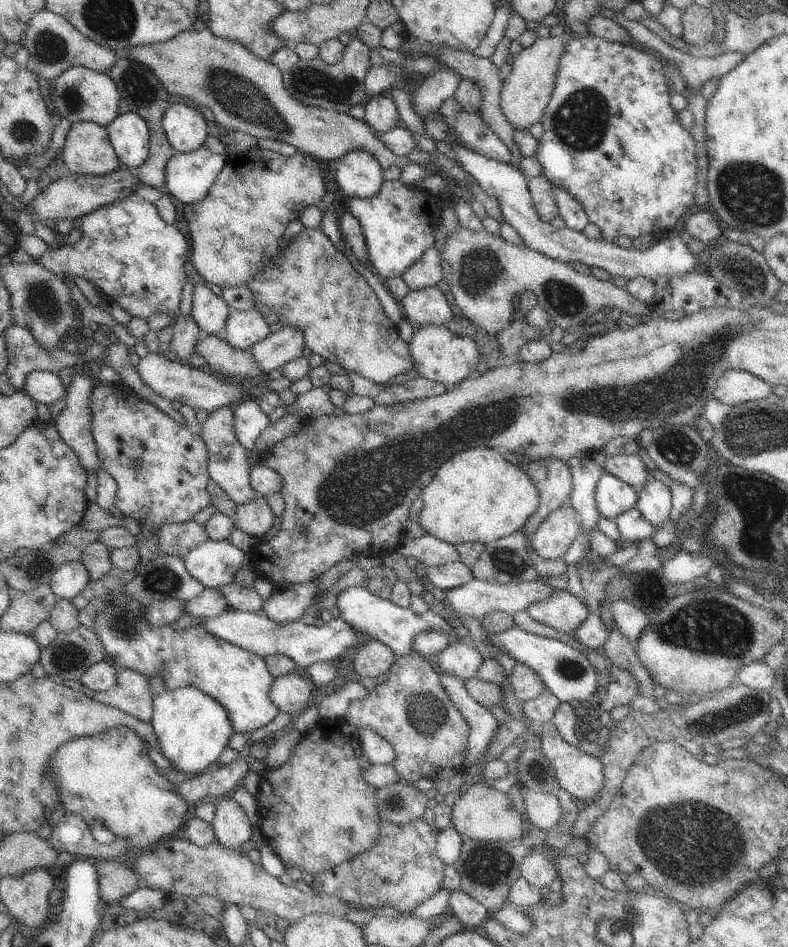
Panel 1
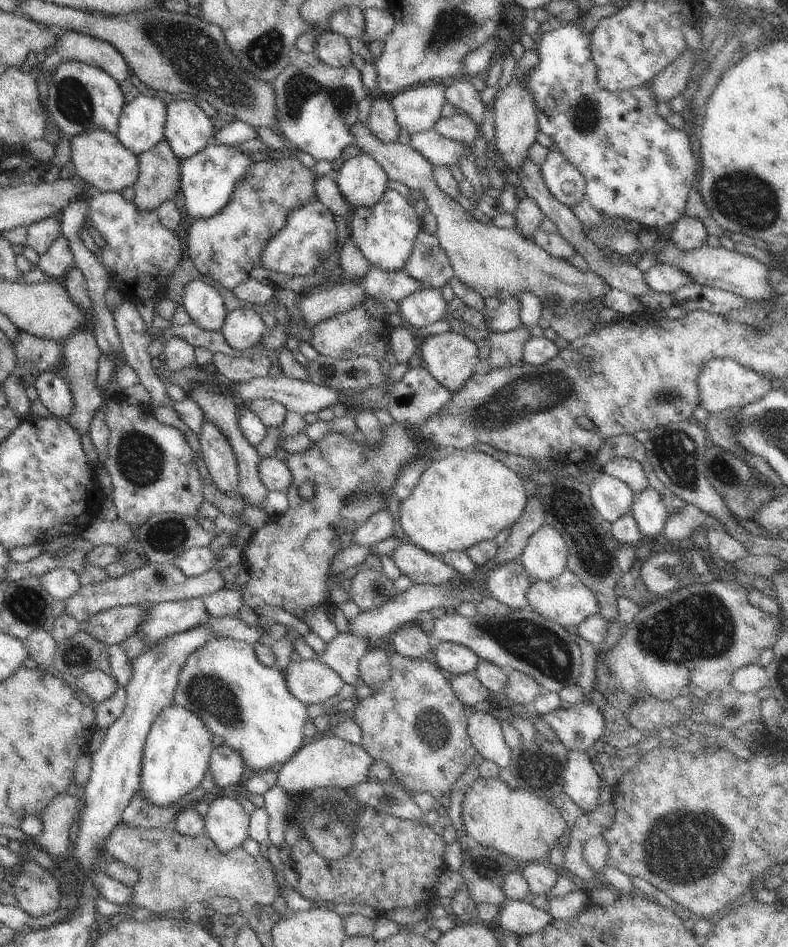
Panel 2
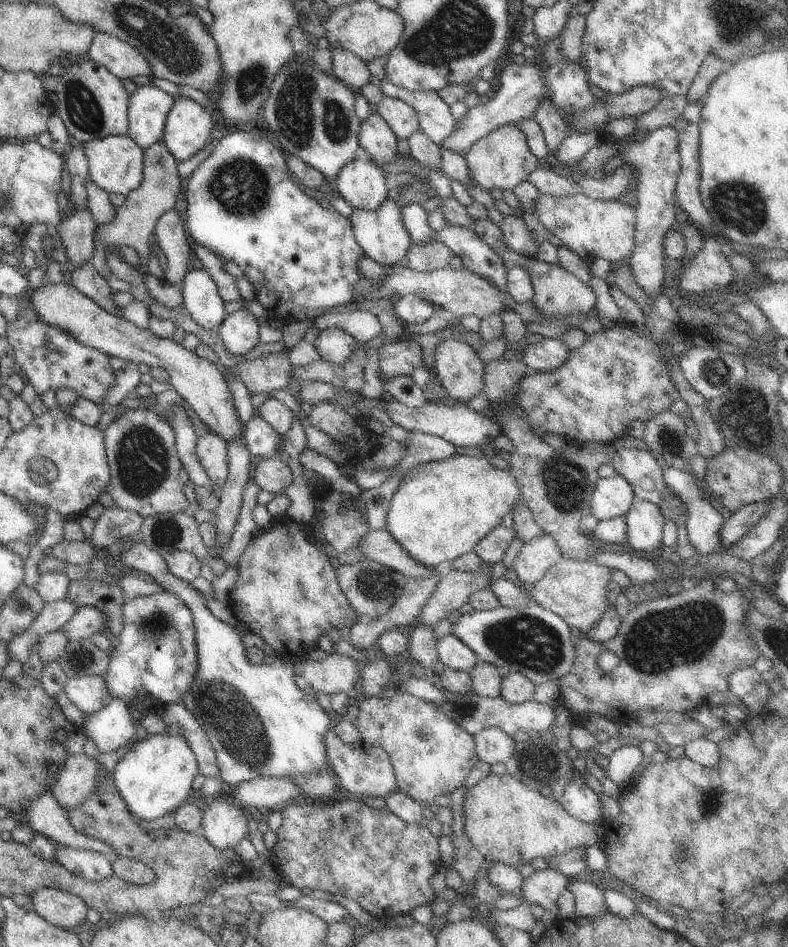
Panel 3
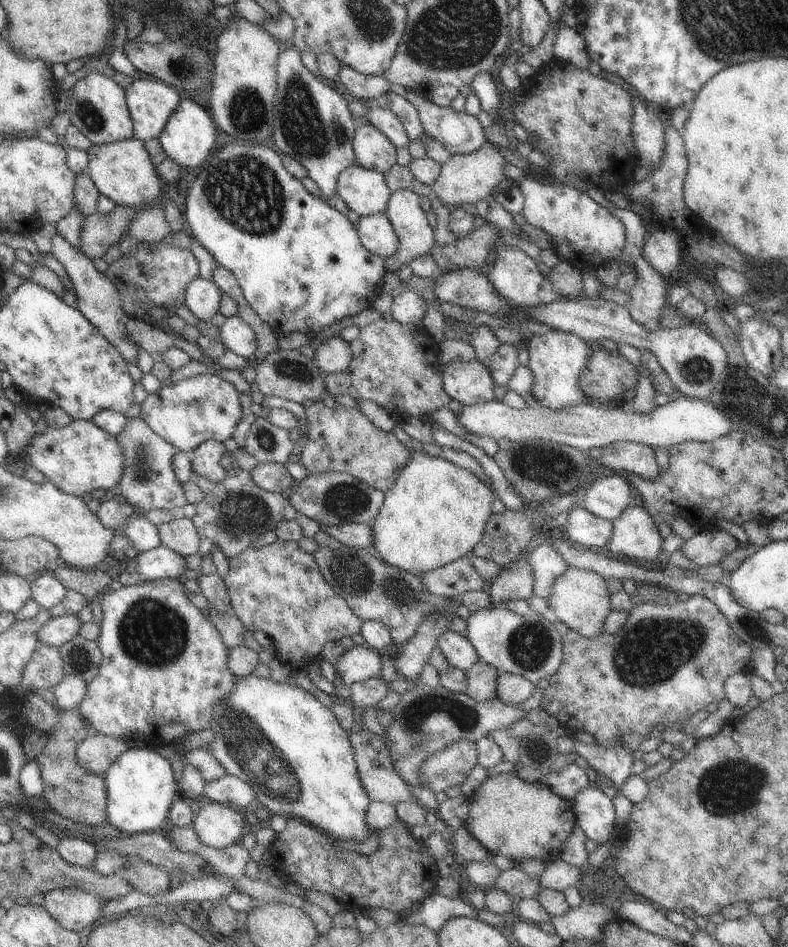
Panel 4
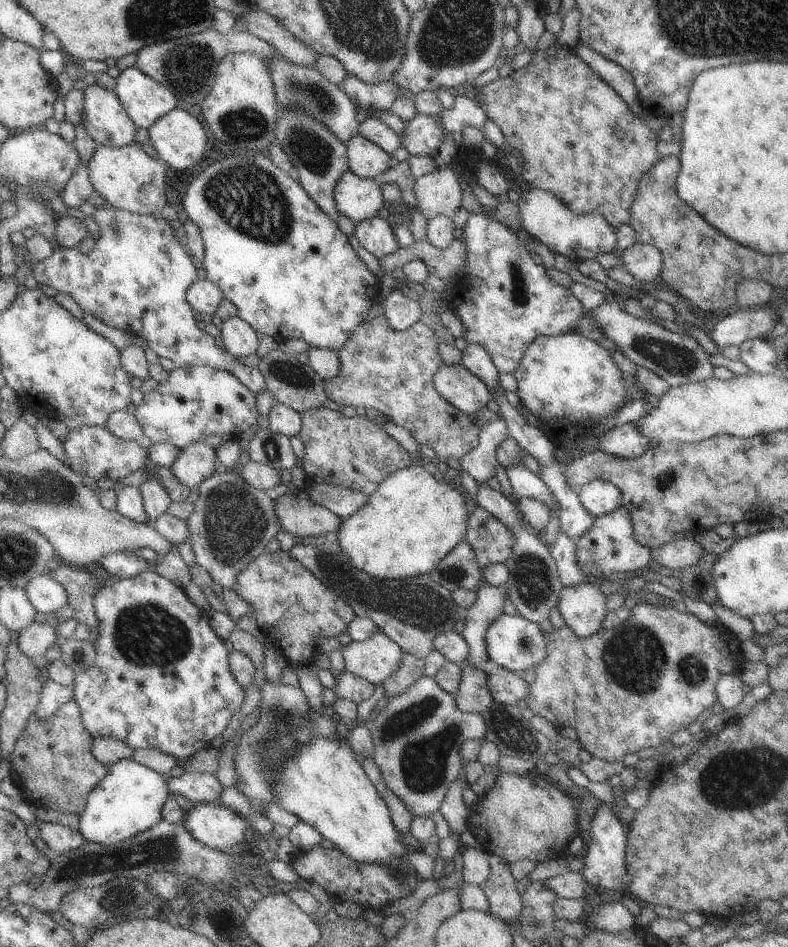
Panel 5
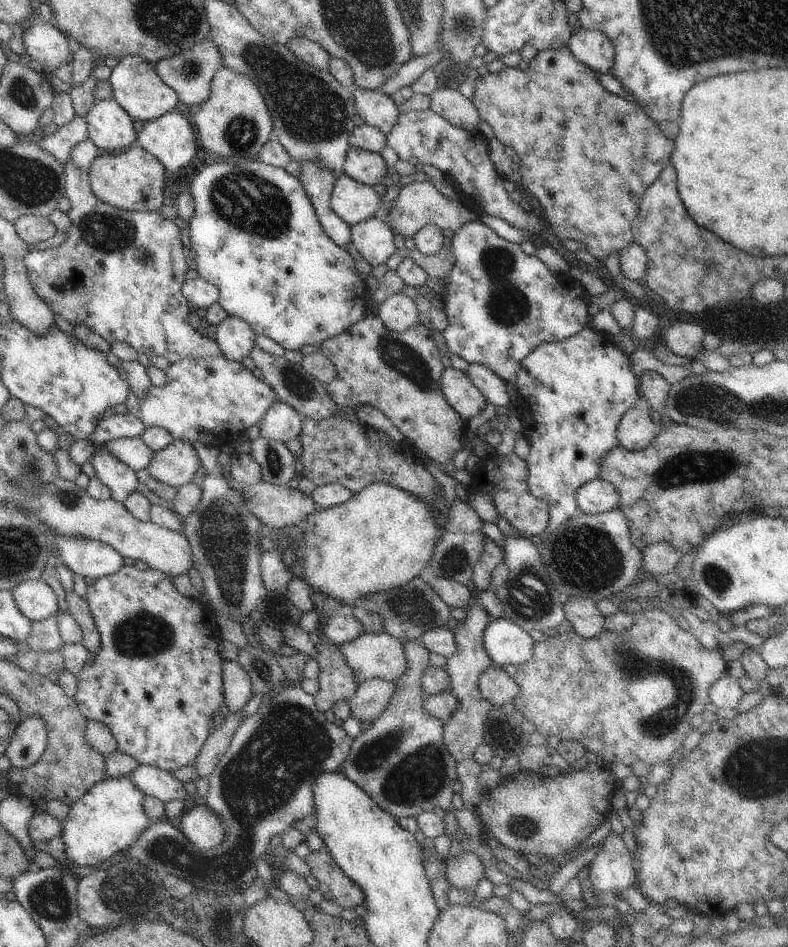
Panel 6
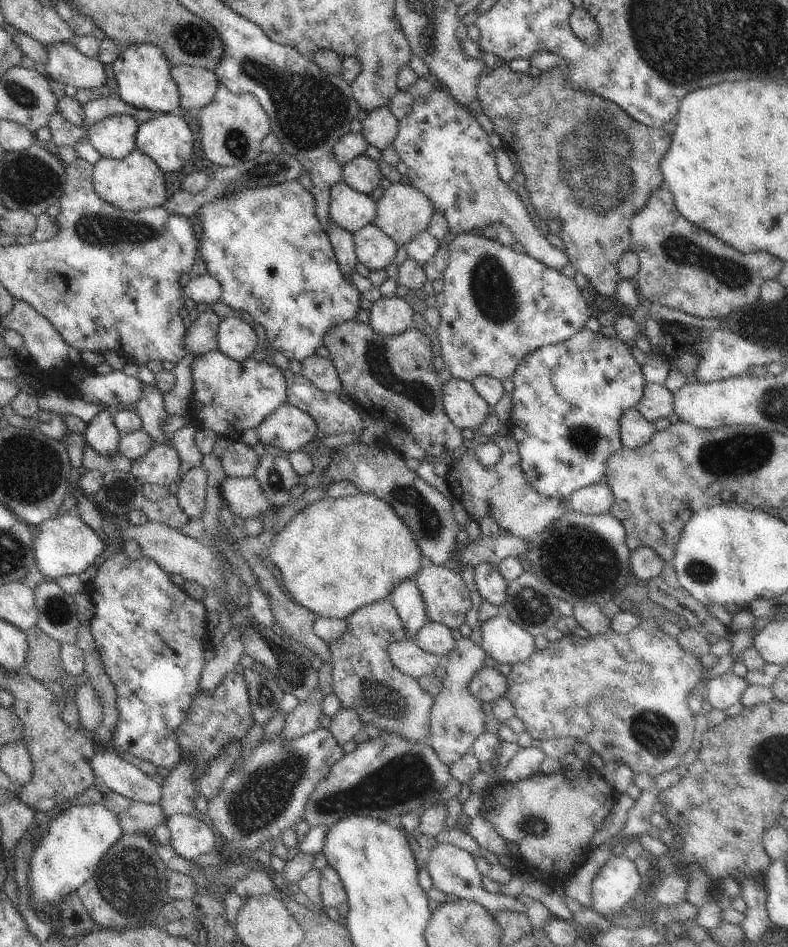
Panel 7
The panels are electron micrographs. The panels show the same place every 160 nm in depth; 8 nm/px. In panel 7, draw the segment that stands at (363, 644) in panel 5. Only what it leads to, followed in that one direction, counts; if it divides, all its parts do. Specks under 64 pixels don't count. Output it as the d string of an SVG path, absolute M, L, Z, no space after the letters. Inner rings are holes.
M407 639L402 642L392 642L388 646L388 656L392 664L403 674L420 679L422 676L434 674L438 666L445 665L445 657L441 658L419 648Z

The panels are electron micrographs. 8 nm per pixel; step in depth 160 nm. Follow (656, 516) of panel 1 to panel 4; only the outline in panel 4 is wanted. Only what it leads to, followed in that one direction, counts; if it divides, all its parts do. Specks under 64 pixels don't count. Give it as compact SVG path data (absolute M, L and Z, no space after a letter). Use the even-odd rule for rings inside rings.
M630 504L613 523L613 535L605 551L642 564L657 563L662 553L663 538L646 509Z

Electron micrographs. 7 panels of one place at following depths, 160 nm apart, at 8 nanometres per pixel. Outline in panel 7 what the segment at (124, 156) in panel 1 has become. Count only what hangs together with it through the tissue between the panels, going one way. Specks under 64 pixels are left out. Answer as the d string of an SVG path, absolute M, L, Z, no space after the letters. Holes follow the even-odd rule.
M147 43L132 44L121 50L121 54L112 65L118 85L117 95L124 102L138 108L140 112L150 110L154 115L180 112L178 84L172 78L172 64L166 60L162 48Z

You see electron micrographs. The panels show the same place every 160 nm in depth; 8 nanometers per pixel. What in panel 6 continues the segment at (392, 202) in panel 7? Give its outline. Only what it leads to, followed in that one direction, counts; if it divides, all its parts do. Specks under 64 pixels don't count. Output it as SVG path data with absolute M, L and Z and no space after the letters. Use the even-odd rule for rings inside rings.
M413 181L403 185L395 206L388 211L388 214L384 214L386 224L404 238L413 238L427 224L439 226L441 229L451 228L453 231L456 231L457 228L460 228L460 225L464 225L465 222L478 217L478 212L466 204L464 200L461 201L458 198L450 200L450 198L446 198L442 192L436 189L436 186L431 181Z

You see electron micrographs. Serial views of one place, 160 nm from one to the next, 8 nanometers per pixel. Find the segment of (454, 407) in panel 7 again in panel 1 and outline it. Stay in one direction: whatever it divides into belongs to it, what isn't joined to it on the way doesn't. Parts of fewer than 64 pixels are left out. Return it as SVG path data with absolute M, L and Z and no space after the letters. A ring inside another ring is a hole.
M446 325L417 327L408 344L413 360L413 373L425 379L442 383L448 388L459 385L464 379L475 374L480 359L478 347L469 333L459 333Z

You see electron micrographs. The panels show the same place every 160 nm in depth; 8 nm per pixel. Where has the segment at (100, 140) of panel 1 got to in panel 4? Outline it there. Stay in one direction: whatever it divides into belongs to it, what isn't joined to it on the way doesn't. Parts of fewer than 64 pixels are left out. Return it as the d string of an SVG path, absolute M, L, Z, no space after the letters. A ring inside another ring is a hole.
M132 137L108 144L92 145L87 150L87 155L88 174L99 190L99 194L108 196L116 205L143 207L161 199L163 193L161 180L164 178L156 172L144 141Z

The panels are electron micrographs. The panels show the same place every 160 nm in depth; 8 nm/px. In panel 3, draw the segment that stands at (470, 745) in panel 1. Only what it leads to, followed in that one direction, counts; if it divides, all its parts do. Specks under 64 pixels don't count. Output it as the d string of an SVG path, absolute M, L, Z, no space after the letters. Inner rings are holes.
M490 727L475 734L475 751L480 761L488 764L507 762L515 751L515 741L501 728Z

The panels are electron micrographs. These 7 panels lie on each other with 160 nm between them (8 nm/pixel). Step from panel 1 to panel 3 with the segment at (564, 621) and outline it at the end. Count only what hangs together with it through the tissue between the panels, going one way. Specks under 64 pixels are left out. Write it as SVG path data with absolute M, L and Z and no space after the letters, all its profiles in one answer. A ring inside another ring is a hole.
M562 556L539 581L528 588L528 596L533 602L561 616L571 627L586 633L597 625L604 612L611 607L606 597L611 576L608 567Z

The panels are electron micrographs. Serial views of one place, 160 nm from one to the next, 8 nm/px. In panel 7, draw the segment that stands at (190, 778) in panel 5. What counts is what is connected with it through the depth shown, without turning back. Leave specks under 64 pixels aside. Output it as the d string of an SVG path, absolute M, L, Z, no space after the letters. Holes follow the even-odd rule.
M99 749L90 758L90 766L98 783L106 784L110 790L121 796L148 805L158 804L161 800L162 787L138 766L129 764L115 754Z

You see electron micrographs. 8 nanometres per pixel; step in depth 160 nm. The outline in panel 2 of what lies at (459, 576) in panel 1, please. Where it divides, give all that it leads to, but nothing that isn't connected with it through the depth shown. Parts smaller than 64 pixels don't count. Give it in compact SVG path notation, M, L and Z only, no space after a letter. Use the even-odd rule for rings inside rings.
M400 542L400 547L391 558L414 585L439 585L459 576L457 570L446 564L440 556L411 544Z

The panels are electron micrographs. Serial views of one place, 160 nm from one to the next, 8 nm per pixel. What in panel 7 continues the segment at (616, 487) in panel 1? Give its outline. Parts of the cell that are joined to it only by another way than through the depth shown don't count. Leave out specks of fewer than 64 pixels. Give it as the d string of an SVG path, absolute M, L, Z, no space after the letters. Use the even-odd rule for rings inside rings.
M607 483L590 484L570 494L568 506L573 511L584 515L600 515L609 513L614 505L615 497Z

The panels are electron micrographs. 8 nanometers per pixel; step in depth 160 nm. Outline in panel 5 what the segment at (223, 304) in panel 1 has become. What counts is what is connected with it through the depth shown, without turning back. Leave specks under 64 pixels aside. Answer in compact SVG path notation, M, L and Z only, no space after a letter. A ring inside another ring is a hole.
M197 279L188 288L186 300L199 317L209 318L217 312L223 299L223 292L211 280Z

